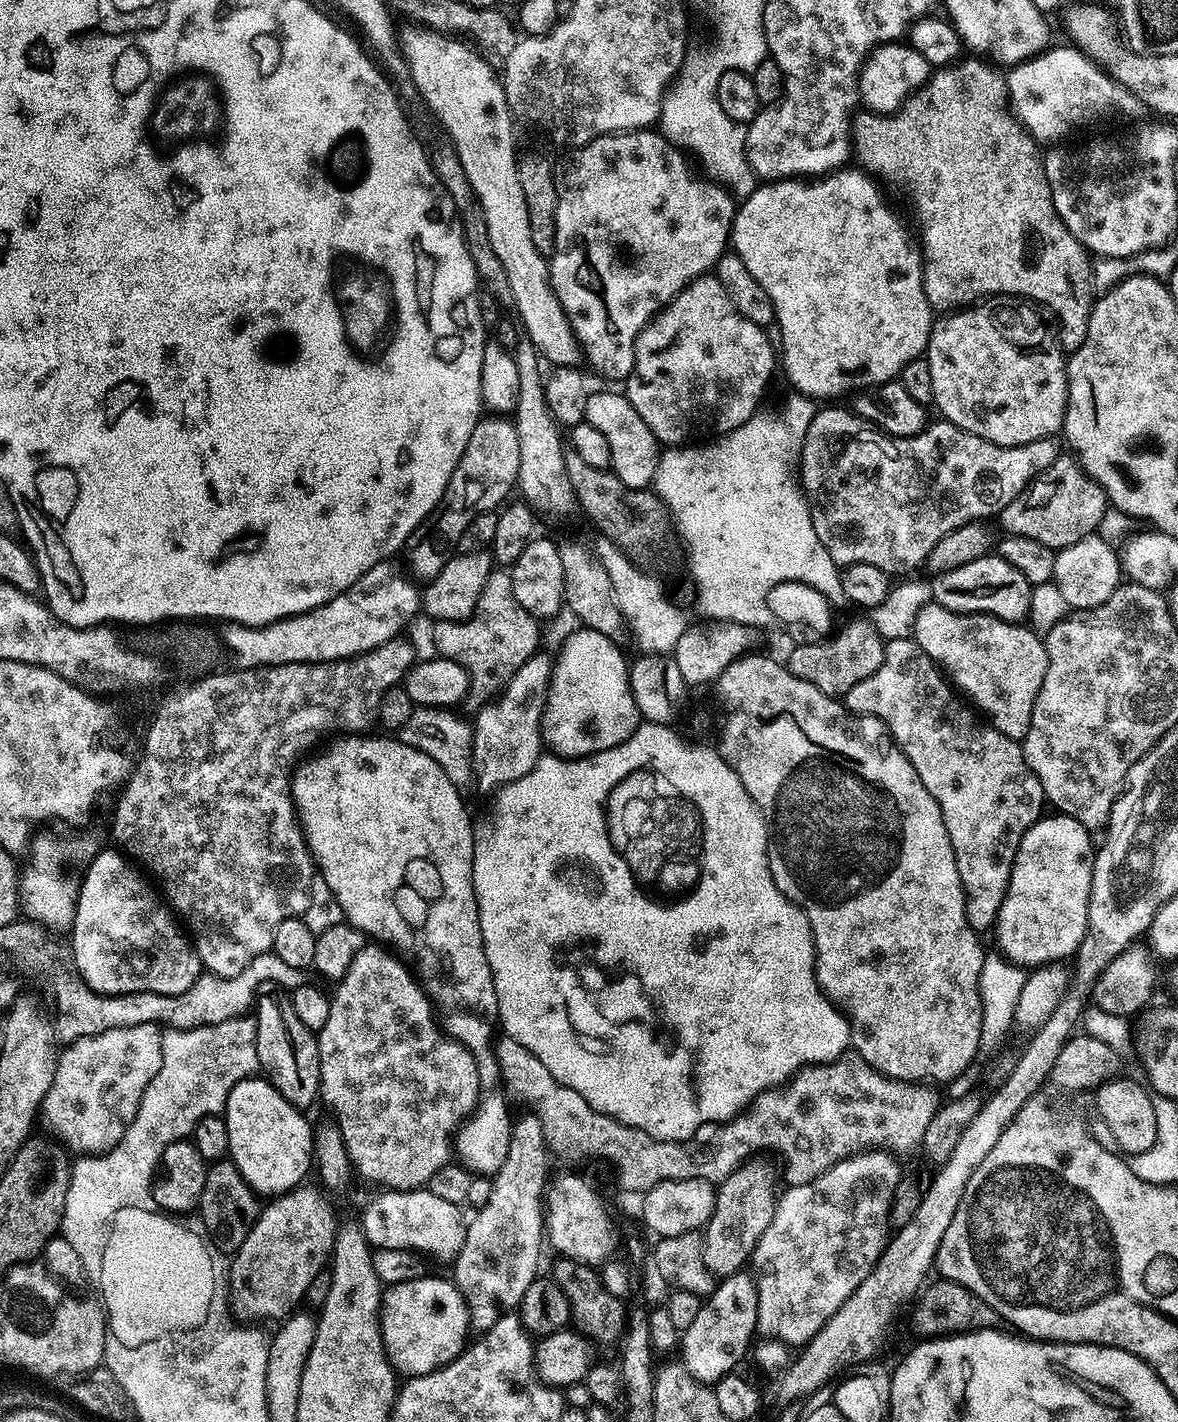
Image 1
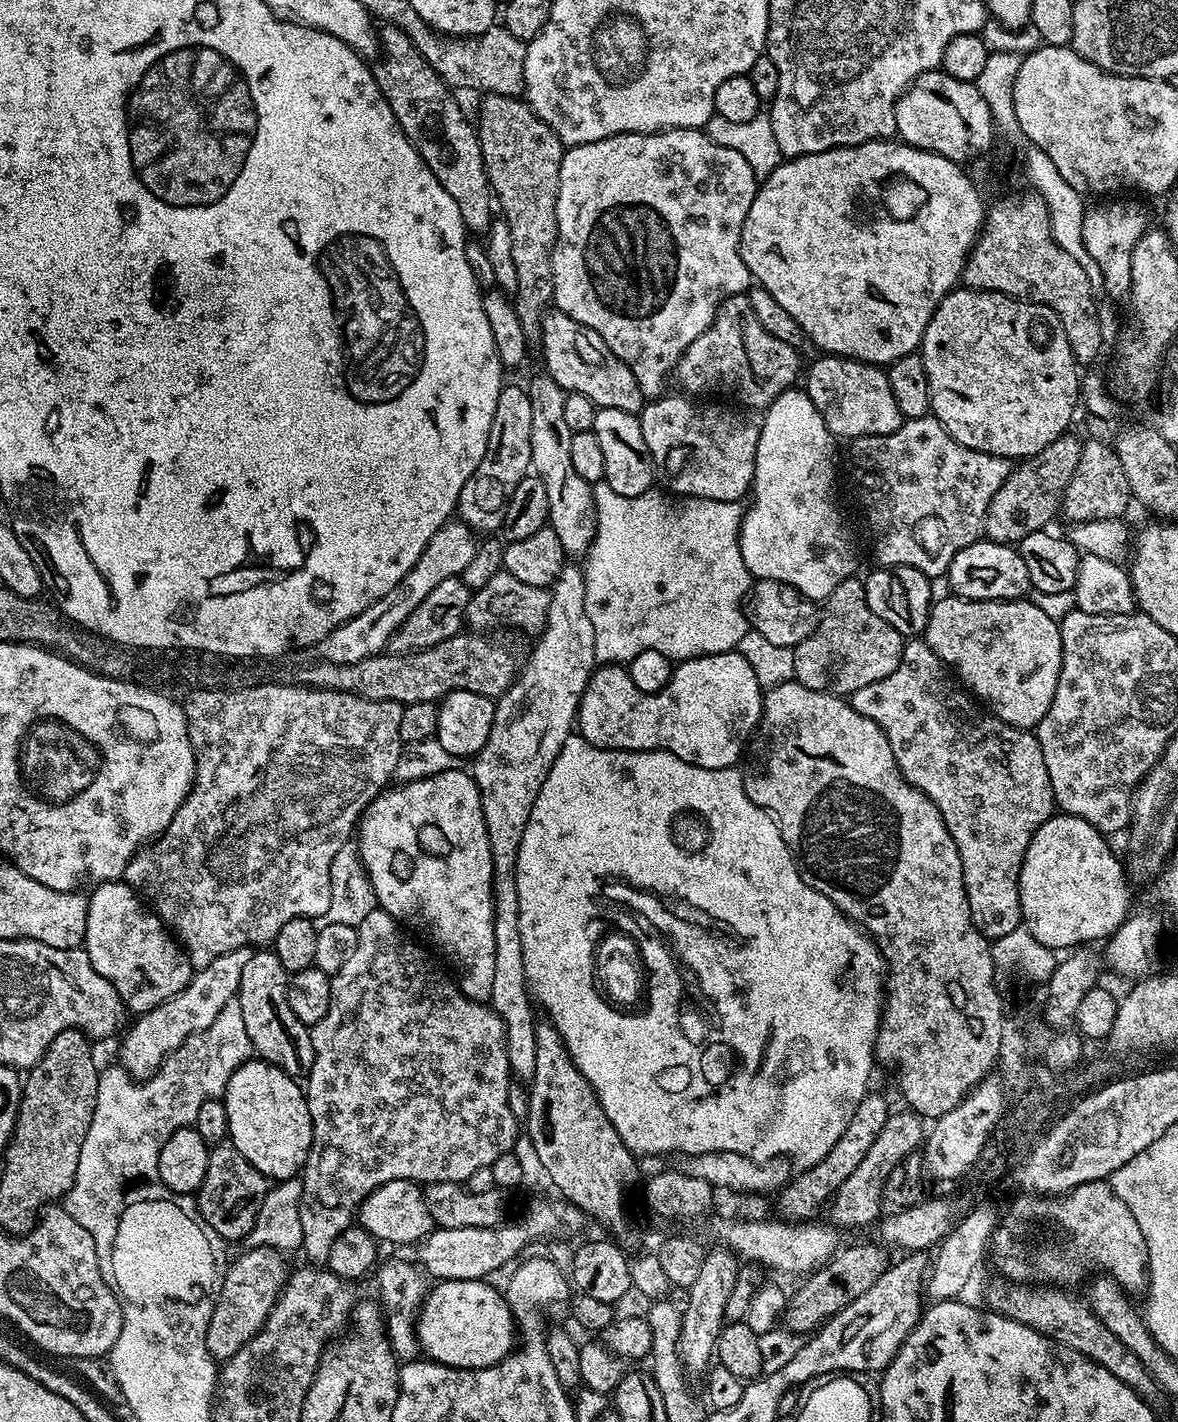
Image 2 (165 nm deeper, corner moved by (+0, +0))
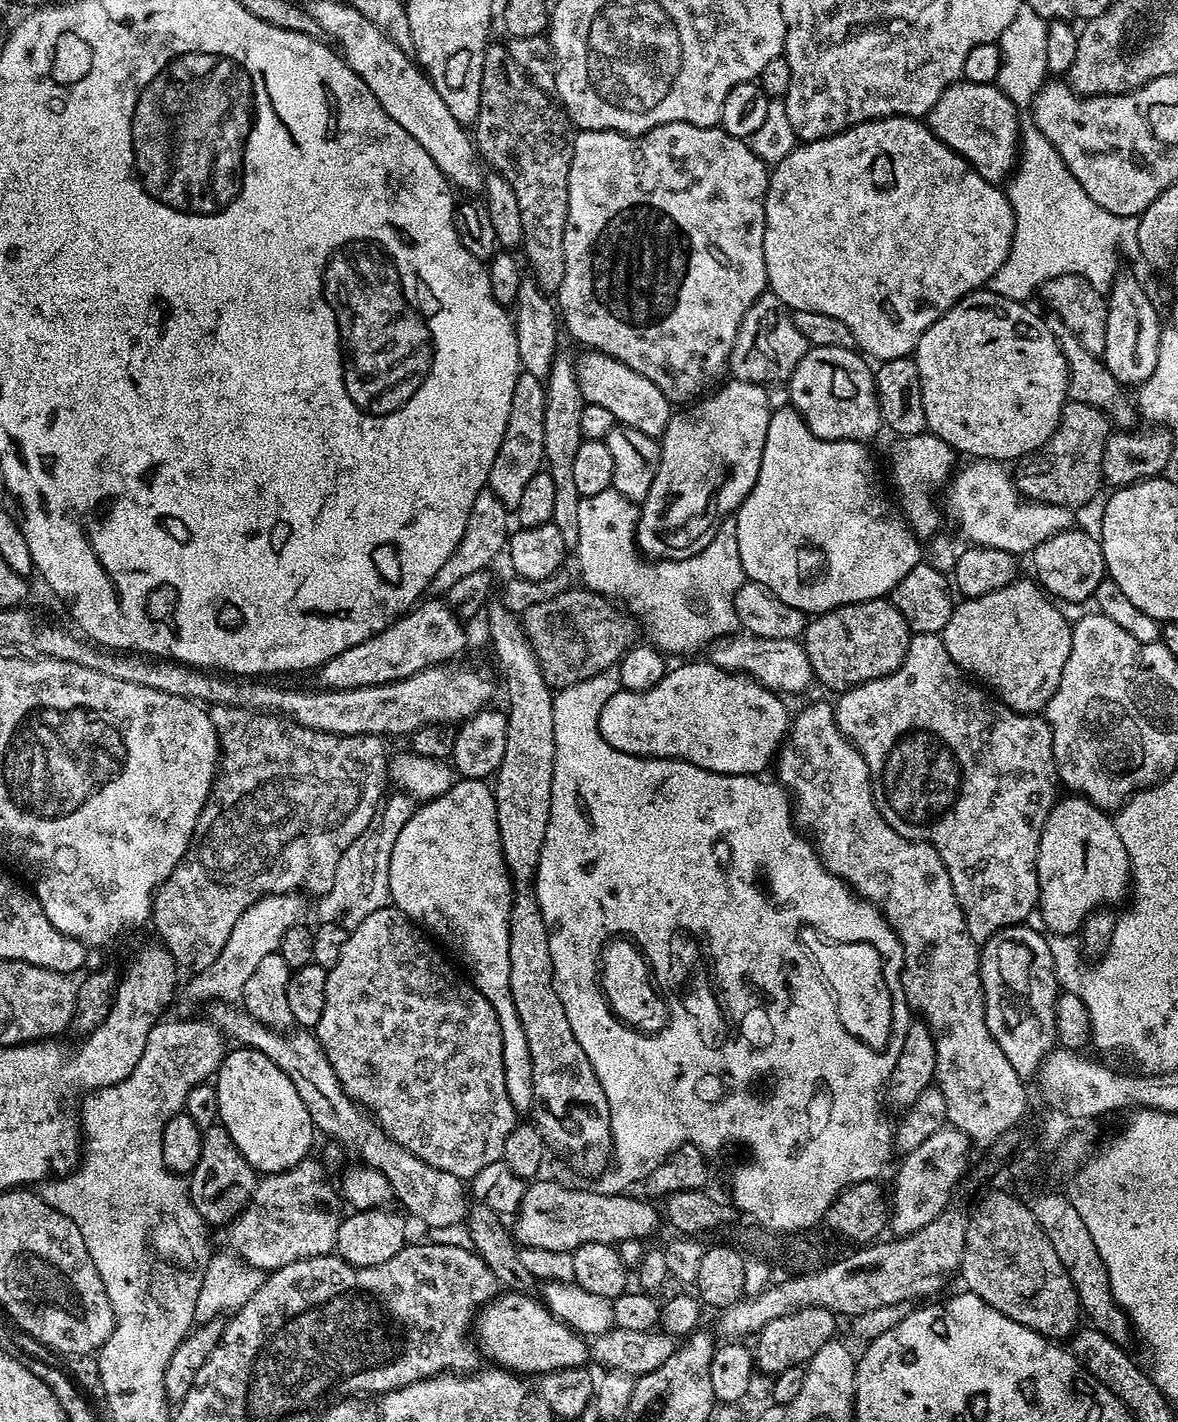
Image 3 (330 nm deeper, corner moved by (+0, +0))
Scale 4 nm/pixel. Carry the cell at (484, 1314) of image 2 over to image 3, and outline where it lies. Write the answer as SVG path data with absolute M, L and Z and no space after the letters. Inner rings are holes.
M505 1291L487 1301L474 1320L474 1328L476 1324L480 1331L479 1351L487 1359L489 1356L490 1359L497 1360L501 1369L511 1370L516 1374L551 1374L557 1368L585 1367L590 1360L585 1337L556 1319L543 1303L532 1299L531 1295L523 1292Z

